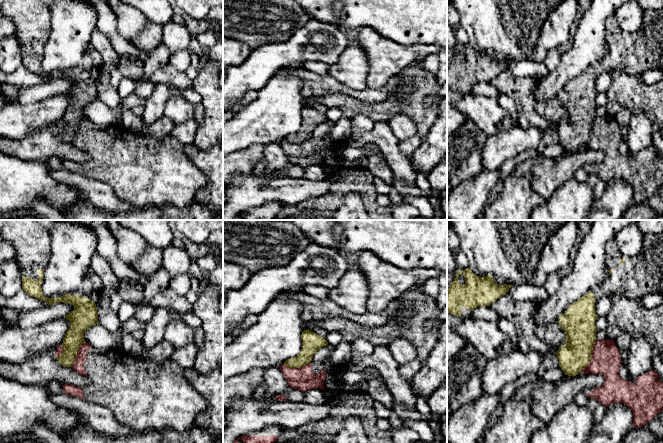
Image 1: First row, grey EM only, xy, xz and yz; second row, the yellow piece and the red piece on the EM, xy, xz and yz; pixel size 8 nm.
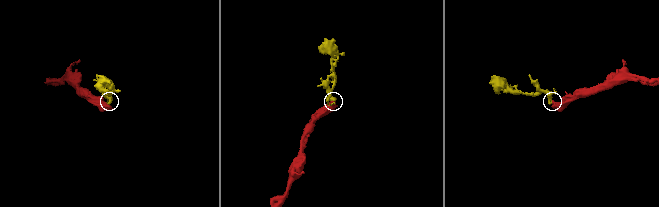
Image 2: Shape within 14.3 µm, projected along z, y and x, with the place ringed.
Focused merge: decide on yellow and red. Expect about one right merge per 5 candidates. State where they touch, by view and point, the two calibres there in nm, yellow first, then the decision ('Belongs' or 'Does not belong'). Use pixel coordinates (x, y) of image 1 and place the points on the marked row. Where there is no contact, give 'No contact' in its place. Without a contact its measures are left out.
Touches yellow at yz (591, 356). Thickness 240 nm (yellow) against 240 nm. Does not belong

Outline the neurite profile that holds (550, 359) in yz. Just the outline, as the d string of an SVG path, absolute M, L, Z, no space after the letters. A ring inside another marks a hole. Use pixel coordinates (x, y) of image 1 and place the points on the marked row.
M549 351L543 358L543 362L536 372L539 379L543 378L543 373L546 369L551 367L559 367L559 360L555 351Z

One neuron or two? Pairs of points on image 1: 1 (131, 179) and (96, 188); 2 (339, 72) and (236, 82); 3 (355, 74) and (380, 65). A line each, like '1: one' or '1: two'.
1: two
2: two
3: two

